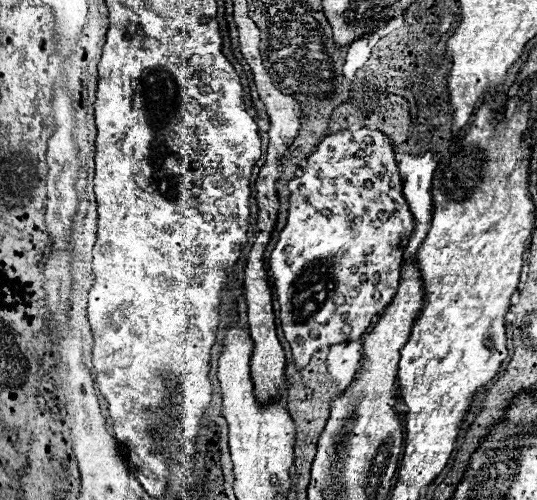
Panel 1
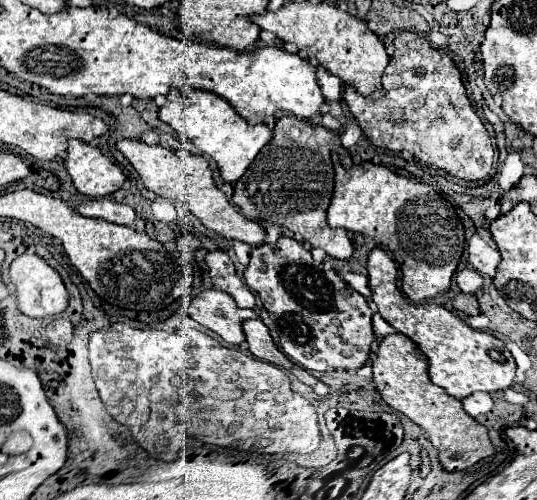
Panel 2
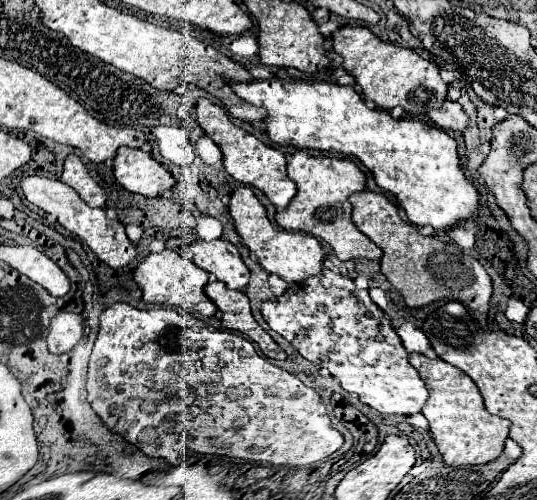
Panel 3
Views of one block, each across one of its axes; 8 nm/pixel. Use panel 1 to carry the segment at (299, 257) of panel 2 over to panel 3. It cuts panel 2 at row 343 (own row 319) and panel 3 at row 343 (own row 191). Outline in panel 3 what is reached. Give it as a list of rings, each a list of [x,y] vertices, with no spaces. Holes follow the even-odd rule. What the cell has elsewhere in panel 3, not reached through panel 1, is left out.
[[[324,268],[318,276],[308,278],[302,284],[290,286],[280,298],[268,300],[262,304],[262,316],[268,326],[282,334],[306,360],[328,368],[334,378],[340,380],[346,392],[358,394],[360,402],[372,406],[382,414],[402,414],[412,416],[422,410],[428,400],[428,390],[424,380],[408,362],[408,352],[390,326],[388,316],[370,300],[368,290],[358,290],[350,278],[334,274],[332,270]]]

